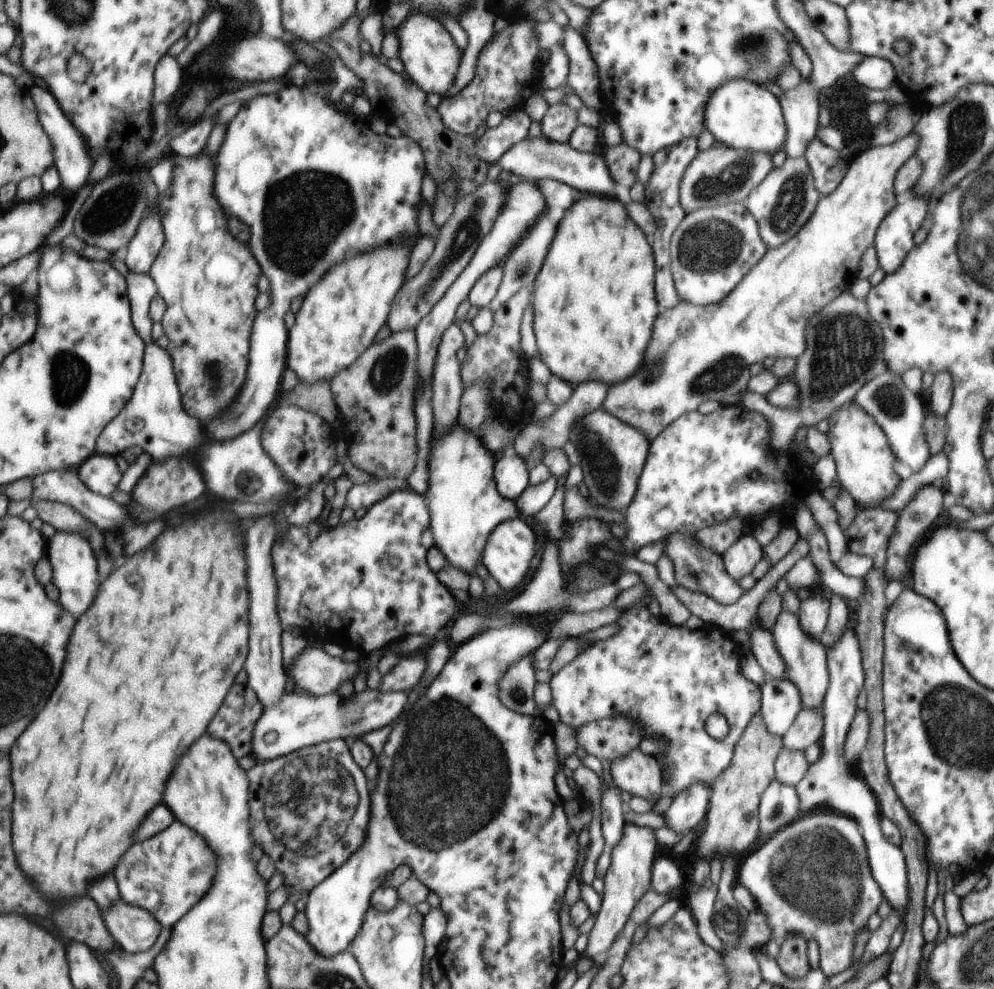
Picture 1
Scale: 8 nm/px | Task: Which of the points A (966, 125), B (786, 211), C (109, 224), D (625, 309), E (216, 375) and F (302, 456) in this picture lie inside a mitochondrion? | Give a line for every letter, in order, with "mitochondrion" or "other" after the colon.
A: mitochondrion
B: mitochondrion
C: mitochondrion
D: other
E: mitochondrion
F: other

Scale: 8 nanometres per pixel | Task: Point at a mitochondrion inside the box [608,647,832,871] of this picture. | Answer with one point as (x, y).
(777, 813)

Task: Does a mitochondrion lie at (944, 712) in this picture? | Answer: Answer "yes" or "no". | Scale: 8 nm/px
yes

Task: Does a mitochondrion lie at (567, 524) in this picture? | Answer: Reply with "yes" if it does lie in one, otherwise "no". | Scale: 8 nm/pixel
no

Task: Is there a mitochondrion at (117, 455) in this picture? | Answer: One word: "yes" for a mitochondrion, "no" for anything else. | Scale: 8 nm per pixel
no

